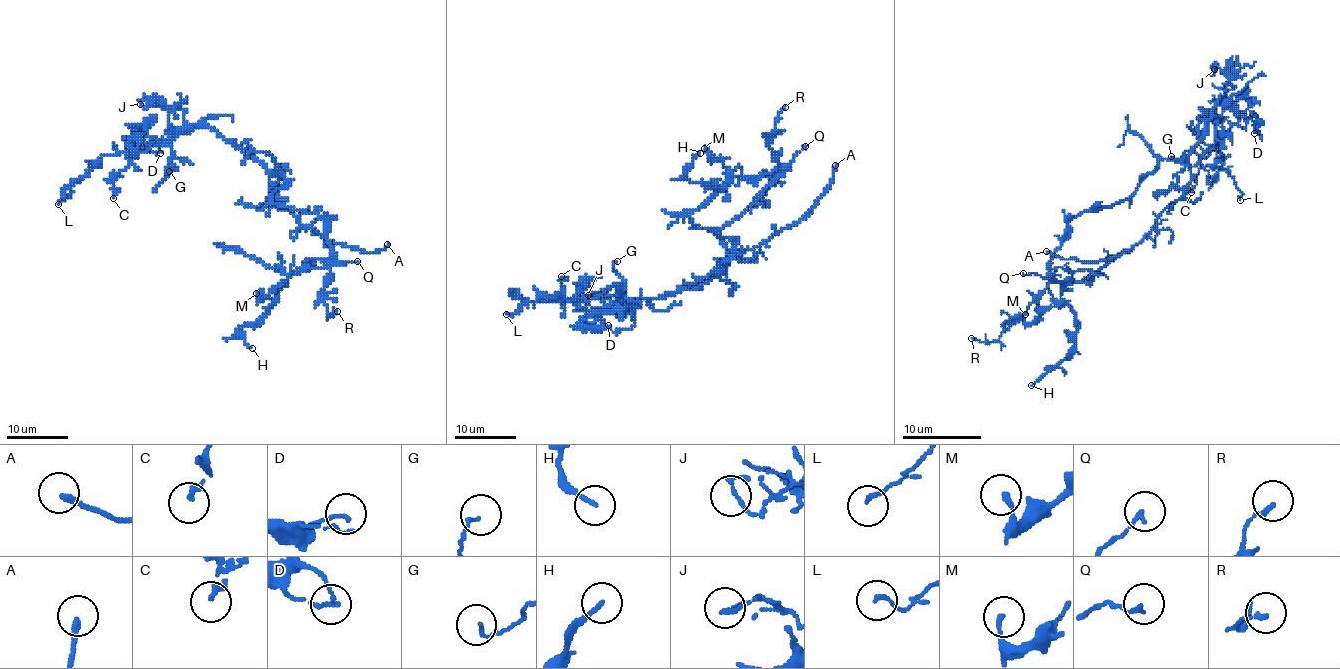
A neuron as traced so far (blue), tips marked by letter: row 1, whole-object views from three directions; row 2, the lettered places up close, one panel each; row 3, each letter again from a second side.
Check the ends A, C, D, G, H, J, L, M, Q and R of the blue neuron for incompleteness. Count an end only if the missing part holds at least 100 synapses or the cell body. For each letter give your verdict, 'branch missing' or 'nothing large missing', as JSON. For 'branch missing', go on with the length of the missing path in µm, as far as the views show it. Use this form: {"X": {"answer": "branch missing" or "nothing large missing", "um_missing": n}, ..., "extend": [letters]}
{"A": {"answer": "branch missing", "um_missing": 20}, "C": {"answer": "nothing large missing"}, "D": {"answer": "nothing large missing"}, "G": {"answer": "nothing large missing"}, "H": {"answer": "nothing large missing"}, "J": {"answer": "nothing large missing"}, "L": {"answer": "nothing large missing"}, "M": {"answer": "nothing large missing"}, "Q": {"answer": "nothing large missing"}, "R": {"answer": "nothing large missing"}, "extend": ["A"]}

